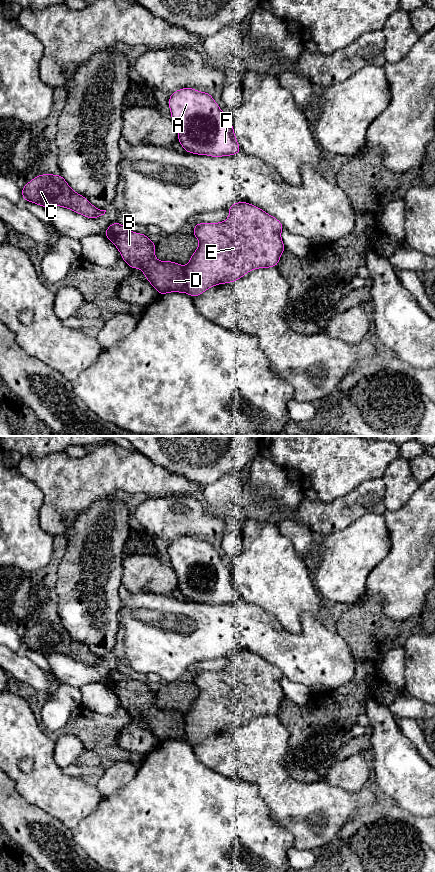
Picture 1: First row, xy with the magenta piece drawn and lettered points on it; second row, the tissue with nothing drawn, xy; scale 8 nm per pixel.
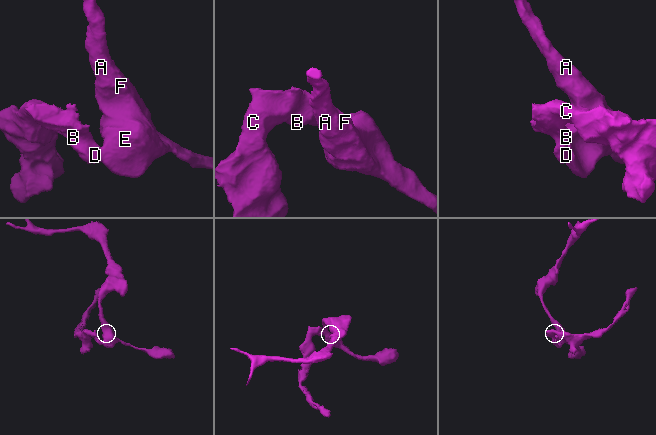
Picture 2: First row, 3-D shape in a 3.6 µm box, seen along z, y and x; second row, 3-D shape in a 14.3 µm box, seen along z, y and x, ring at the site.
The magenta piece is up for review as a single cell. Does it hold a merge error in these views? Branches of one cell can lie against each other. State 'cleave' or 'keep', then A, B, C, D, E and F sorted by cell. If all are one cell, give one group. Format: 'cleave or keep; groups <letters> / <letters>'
cleave; groups A E F / B C D

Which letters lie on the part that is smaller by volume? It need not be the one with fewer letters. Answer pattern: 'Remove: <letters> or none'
Remove: B, C, D

